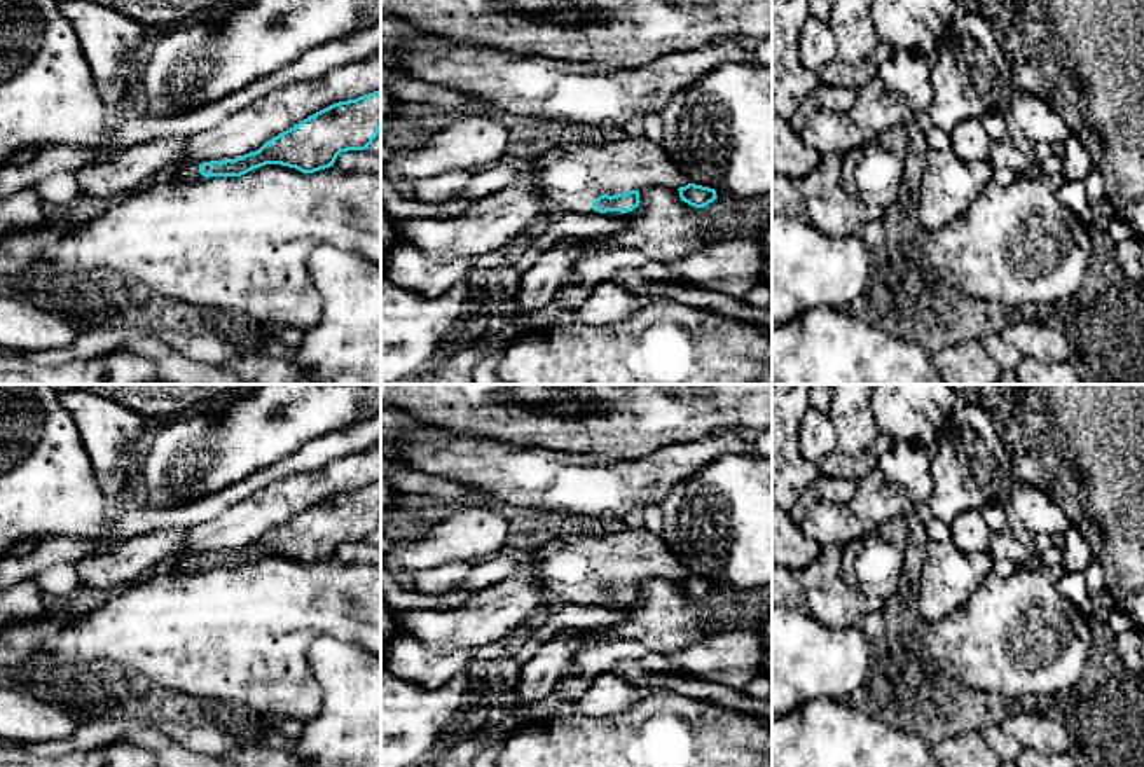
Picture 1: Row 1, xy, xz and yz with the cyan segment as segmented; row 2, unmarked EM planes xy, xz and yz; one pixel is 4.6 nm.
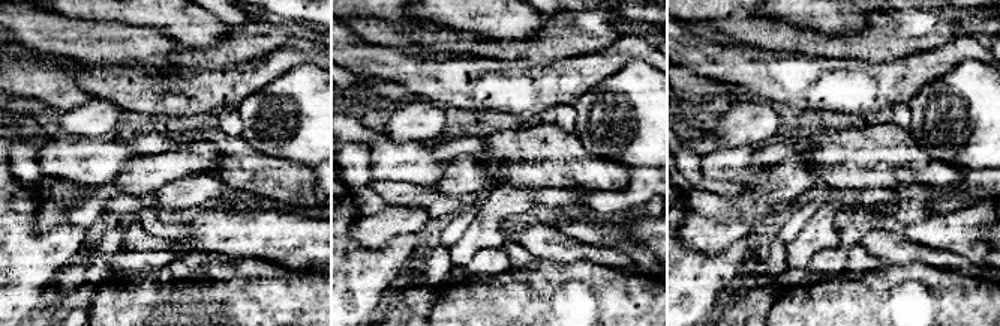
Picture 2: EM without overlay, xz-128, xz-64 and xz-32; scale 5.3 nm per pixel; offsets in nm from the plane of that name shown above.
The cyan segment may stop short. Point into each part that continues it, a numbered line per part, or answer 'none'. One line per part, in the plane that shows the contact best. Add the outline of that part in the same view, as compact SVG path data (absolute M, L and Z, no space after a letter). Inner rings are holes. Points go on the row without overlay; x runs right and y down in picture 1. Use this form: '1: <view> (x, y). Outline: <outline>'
1: xz (572, 568). Outline: M644 528L594 535L559 536L550 543L529 552L526 571L533 575L561 605L599 605L592 594L603 587L624 585L643 578L679 580L690 571L671 554L660 535Z

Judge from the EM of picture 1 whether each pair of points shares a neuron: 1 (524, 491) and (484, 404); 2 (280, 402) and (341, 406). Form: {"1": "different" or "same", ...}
{"1": "different", "2": "same"}

